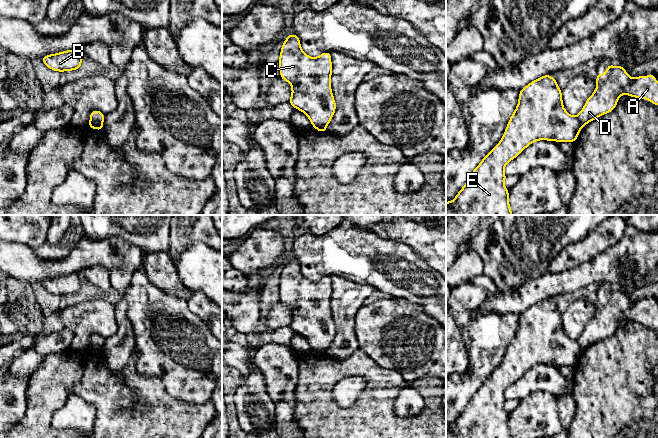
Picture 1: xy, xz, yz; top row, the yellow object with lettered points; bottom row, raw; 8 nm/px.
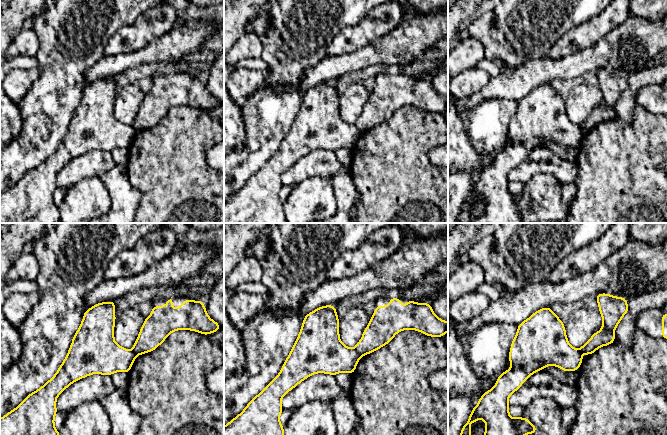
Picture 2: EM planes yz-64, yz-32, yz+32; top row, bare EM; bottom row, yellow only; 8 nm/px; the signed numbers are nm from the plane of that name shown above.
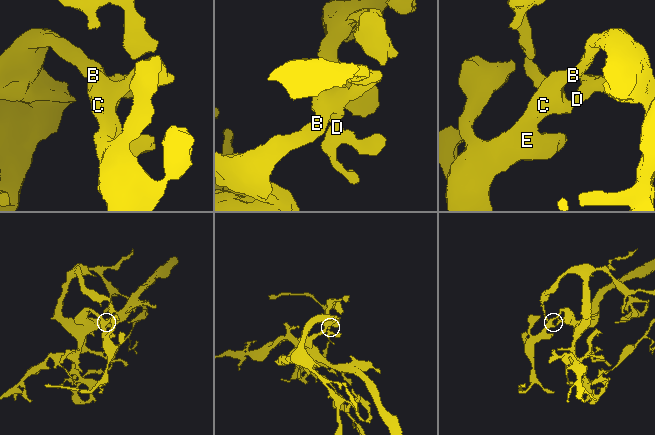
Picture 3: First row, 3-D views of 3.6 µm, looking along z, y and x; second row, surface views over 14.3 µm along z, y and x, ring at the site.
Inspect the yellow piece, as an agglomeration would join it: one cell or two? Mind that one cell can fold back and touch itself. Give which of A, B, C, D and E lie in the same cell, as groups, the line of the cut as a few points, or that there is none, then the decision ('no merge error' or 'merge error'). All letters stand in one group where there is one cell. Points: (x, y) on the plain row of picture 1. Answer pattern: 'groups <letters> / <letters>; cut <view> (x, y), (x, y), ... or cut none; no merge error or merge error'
groups A D / B C E; cut xy (90, 344), (101, 347); merge error

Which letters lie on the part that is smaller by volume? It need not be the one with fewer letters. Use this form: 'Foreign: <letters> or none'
Foreign: A, D

